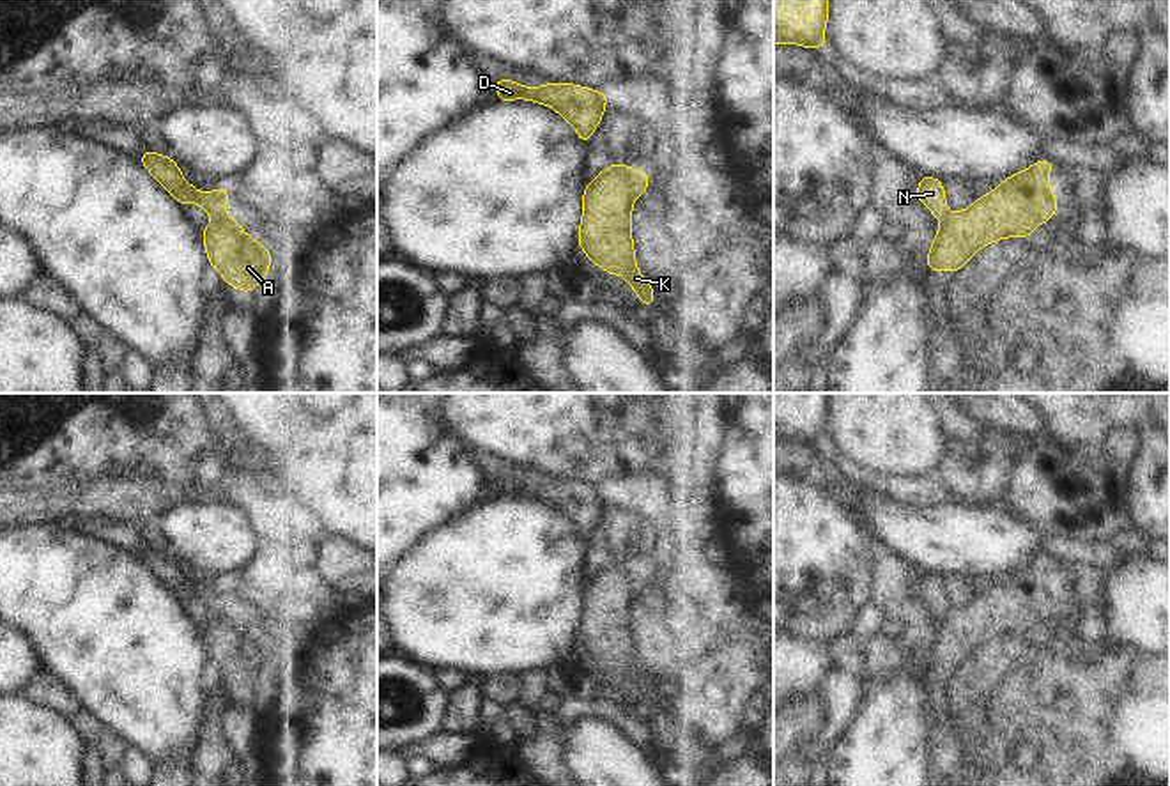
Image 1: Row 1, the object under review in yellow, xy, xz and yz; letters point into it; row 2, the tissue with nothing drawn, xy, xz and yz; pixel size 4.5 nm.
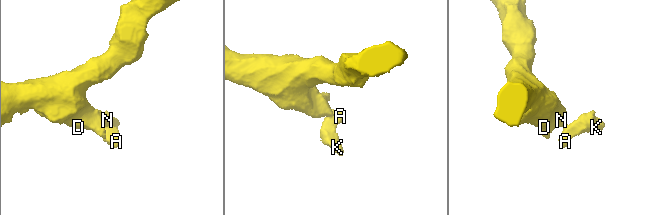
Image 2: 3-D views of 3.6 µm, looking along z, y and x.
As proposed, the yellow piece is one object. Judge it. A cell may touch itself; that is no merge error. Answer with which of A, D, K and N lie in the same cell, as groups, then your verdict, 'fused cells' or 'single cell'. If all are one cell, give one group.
groups A K / D N; fused cells

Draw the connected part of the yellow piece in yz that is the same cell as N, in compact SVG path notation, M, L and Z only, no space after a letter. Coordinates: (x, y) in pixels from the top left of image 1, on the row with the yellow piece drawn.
M924 175L919 181L917 198L935 214L935 218L942 220L949 216L945 189L940 179Z

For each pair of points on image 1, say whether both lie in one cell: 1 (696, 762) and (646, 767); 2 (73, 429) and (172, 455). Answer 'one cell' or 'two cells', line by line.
1: two cells
2: one cell

